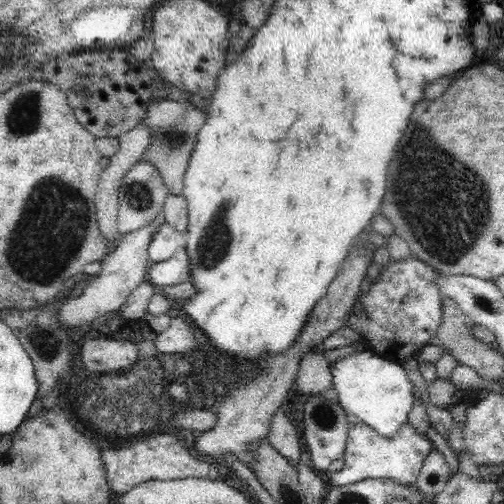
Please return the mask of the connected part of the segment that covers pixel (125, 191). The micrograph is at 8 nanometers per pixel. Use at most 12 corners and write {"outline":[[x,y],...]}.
{"outline":[[138,161],[118,187],[121,236],[150,226],[168,187]]}

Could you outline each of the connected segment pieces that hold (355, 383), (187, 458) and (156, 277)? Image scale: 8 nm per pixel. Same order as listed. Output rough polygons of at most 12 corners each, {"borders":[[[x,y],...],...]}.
{"borders":[[[365,349],[332,363],[344,412],[392,440],[417,399]],[[176,438],[102,452],[116,496],[151,481],[218,481],[214,463]],[[186,248],[154,263],[147,282],[156,289],[188,281]]]}

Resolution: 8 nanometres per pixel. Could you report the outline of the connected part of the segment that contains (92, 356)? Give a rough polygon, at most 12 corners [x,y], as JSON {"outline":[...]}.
{"outline":[[86,339],[82,362],[92,372],[126,370],[137,359],[125,340]]}

